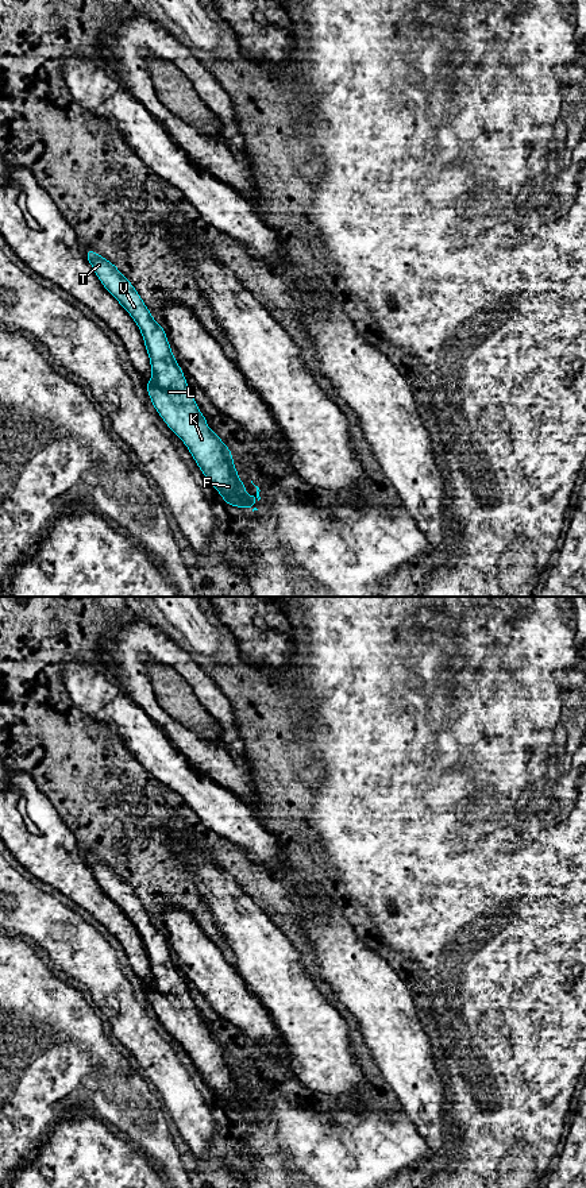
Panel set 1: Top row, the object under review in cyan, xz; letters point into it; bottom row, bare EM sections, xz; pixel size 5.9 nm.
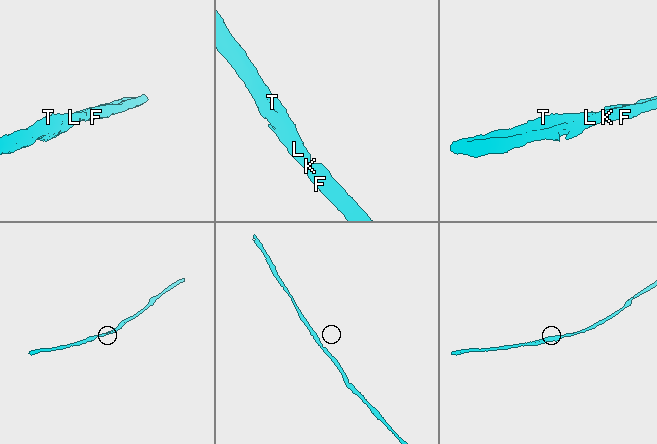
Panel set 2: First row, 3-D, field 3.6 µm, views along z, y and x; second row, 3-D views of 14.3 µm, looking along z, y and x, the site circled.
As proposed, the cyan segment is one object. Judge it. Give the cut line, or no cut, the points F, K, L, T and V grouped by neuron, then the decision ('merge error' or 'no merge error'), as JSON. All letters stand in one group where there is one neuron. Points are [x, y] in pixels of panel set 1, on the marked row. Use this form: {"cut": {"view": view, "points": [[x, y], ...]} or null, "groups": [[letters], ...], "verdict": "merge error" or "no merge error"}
{"cut": null, "groups": [["F", "K", "L", "T", "V"]], "verdict": "no merge error"}

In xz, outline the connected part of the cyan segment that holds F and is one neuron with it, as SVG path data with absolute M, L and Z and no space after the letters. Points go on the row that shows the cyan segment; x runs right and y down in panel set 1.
M86 248L85 256L92 265L95 274L99 277L104 288L130 313L142 332L153 370L153 378L149 382L144 381L144 383L158 414L163 418L166 425L185 443L207 481L220 493L227 505L238 506L240 509L252 506L252 512L258 510L254 505L261 500L259 487L255 486L255 497L246 495L243 493L247 489L247 485L242 483L238 478L239 470L234 467L234 458L230 448L221 441L215 431L208 429L207 417L201 414L192 396L192 390L186 383L184 373L173 356L171 347L166 339L166 331L153 319L139 293L113 263L89 248Z

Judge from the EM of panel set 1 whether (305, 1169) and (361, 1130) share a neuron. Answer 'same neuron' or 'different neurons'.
same neuron

